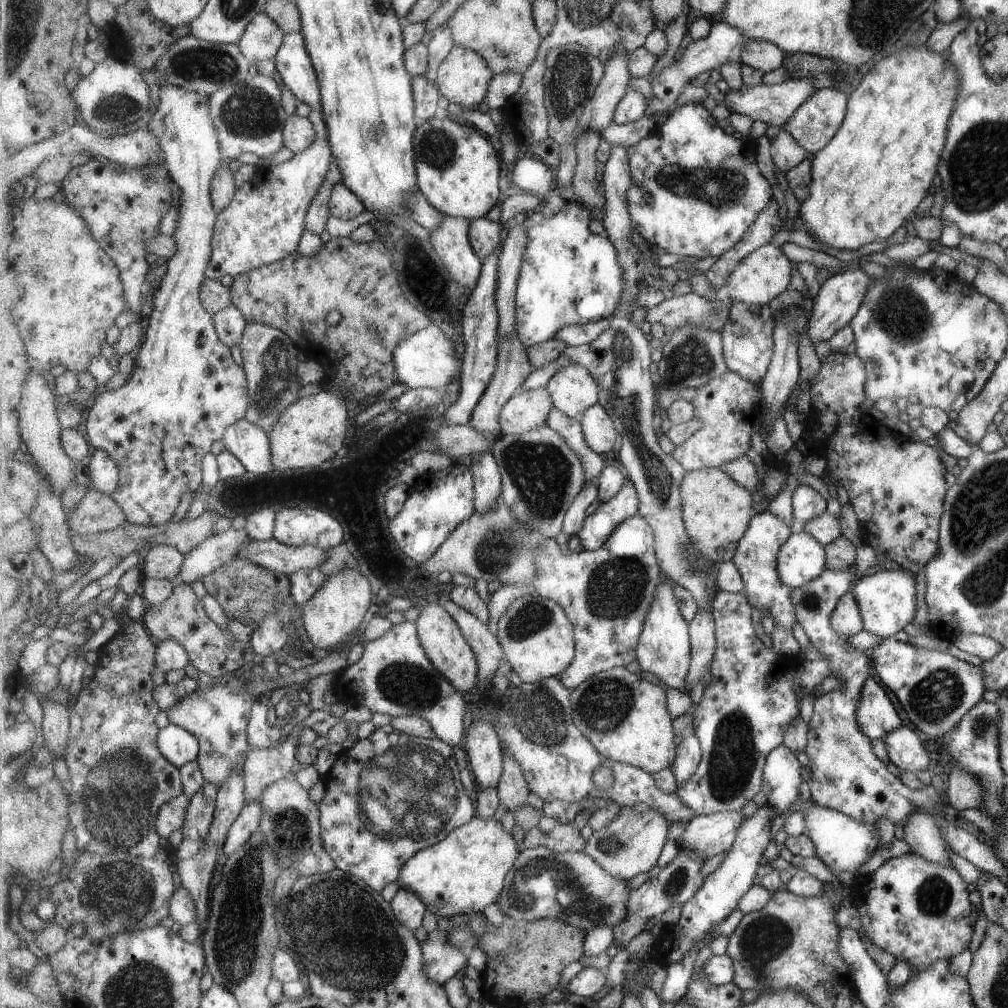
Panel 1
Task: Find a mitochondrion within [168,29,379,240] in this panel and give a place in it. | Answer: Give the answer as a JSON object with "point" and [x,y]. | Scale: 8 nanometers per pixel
{"point":[248,112]}

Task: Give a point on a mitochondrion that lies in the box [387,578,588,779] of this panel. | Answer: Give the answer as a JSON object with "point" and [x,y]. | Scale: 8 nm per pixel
{"point":[537,714]}

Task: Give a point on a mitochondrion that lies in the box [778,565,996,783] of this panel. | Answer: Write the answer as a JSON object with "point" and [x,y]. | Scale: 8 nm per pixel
{"point":[933,699]}

